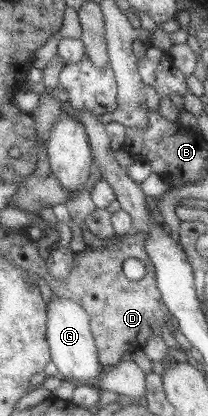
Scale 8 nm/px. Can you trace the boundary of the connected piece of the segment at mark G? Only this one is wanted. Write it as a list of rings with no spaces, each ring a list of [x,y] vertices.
[[[52,295],[46,303],[48,315],[45,335],[49,342],[49,355],[58,370],[58,377],[72,380],[77,384],[88,384],[98,379],[102,367],[98,362],[89,324],[89,315],[74,300]]]

